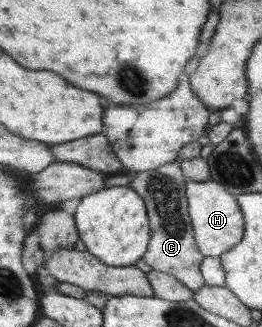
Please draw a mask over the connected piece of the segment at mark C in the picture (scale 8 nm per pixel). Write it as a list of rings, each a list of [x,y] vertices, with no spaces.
[[[179,161],[167,163],[158,167],[133,174],[130,185],[146,201],[152,236],[150,248],[143,259],[152,270],[169,273],[177,277],[183,285],[187,285],[193,293],[199,292],[205,285],[202,275],[202,264],[206,254],[199,250],[196,241],[194,224],[190,216],[187,195],[187,176]]]

